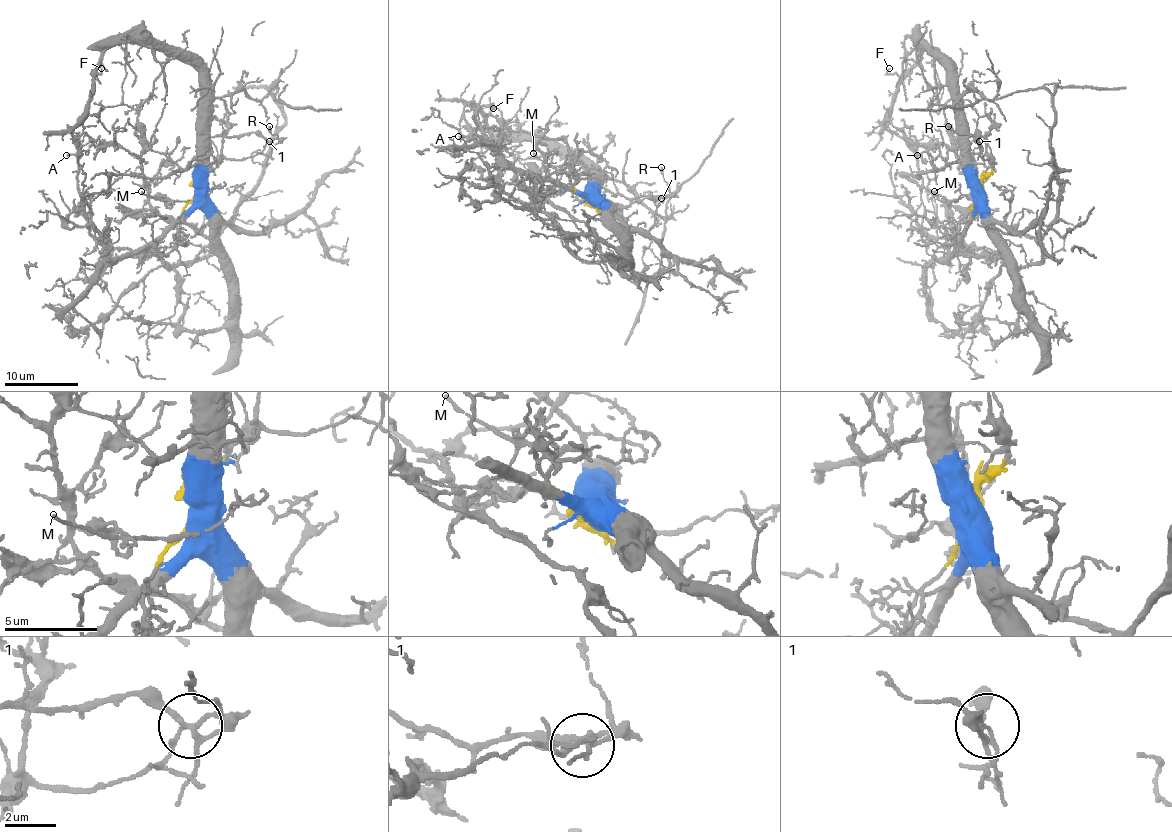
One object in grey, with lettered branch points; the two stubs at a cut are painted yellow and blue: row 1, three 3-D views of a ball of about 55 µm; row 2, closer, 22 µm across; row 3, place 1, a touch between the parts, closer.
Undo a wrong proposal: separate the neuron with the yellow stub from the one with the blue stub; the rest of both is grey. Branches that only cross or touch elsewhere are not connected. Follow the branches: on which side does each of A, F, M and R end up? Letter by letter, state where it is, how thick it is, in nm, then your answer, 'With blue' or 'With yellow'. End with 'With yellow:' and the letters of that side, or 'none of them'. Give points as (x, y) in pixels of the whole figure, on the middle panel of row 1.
A: Place: (458, 136). Thickness 140 nm. With blue
F: Place: (493, 108). Thickness 140 nm. With blue
M: Place: (533, 153). Thickness 170 nm. With yellow
R: Place: (661, 167). Thickness 180 nm. With yellow
With yellow: M, R

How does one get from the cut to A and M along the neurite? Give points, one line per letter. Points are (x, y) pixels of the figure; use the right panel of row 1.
A: (981, 191), (970, 161), (957, 75), (921, 42), (919, 62), (898, 86), (887, 125), (917, 156)
M: (981, 191), (954, 231), (954, 255), (1036, 264), (1035, 239), (989, 217), (979, 198), (933, 191)

